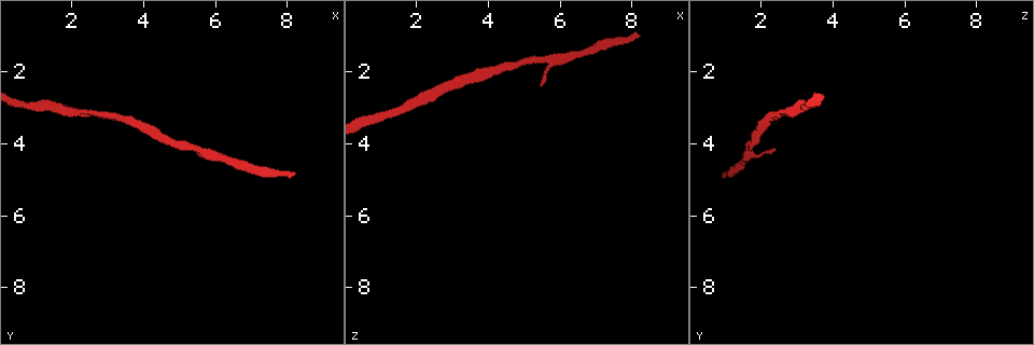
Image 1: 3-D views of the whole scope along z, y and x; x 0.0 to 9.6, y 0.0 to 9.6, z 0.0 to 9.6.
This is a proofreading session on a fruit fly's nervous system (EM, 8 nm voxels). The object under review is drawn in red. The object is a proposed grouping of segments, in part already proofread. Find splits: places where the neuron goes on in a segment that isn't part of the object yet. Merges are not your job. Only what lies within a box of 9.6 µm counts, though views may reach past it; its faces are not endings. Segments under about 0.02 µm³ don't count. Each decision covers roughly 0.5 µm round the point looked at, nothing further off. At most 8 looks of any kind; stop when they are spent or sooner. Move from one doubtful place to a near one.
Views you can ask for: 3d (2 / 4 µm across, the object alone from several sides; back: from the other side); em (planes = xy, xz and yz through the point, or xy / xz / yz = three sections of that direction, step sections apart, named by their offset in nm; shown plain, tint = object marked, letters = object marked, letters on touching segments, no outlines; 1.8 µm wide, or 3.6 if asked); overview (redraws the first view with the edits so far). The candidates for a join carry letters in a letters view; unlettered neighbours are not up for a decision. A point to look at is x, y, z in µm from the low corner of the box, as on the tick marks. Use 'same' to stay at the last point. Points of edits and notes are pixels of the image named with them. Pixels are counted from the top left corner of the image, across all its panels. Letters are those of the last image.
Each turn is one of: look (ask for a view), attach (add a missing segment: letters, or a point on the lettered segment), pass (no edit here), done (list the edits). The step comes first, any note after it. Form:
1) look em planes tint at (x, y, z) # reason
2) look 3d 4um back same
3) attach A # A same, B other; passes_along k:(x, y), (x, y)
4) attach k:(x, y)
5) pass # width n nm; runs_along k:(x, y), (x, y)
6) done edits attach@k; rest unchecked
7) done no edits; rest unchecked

look em planes tint at (5.45, 4.20, 2.35) # thin end

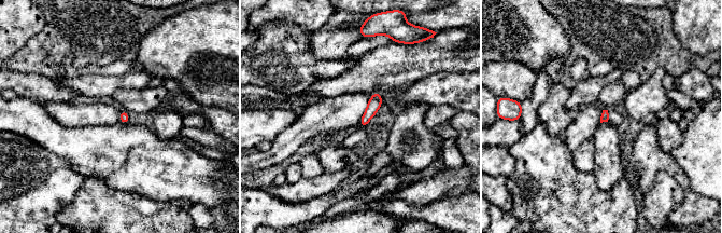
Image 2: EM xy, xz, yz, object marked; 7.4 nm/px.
look em planes letters same

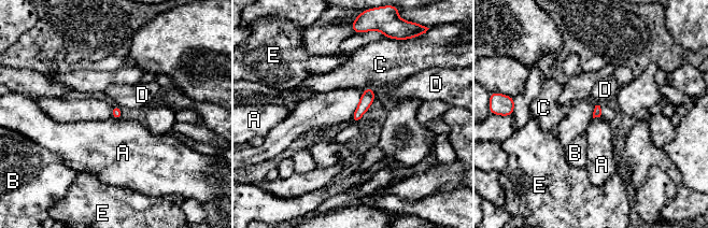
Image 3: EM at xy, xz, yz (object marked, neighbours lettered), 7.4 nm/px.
pass # A other, B other, C other, D other, E other; no lettered segment goes on from it

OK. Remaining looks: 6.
look 3d 2um at (8.25, 4.85, 0.95) # long arm stops here

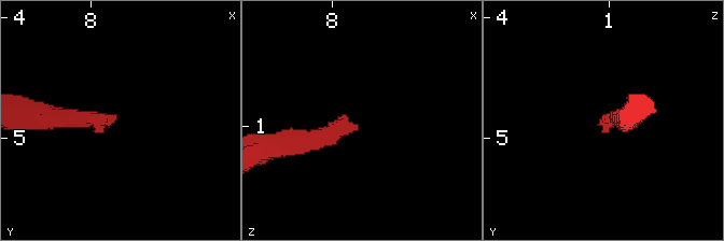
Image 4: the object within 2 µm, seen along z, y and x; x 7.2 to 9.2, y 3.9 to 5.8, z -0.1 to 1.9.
look em yz step 8 letters at (8.22, 4.82, 0.98) # shape alone is not enough

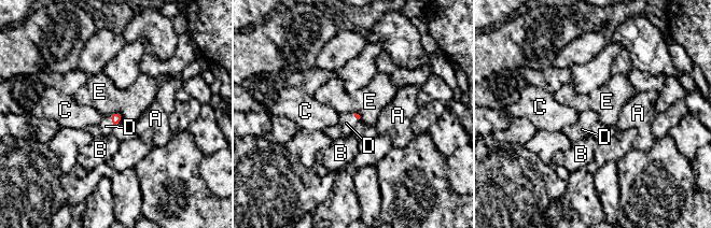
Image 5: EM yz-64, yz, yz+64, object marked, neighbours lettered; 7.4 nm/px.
look em planes letters same # another direction

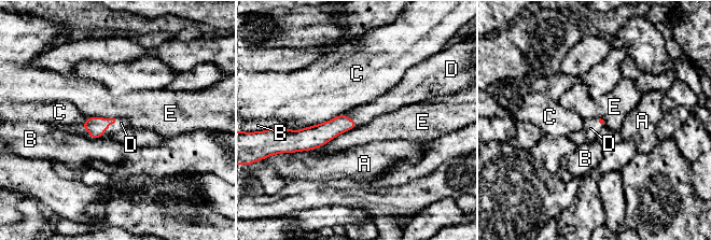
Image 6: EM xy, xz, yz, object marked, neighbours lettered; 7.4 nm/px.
attach D # A other, B other, C other, D same, E other; passes_along 6:(96, 126), (108, 126), (121, 123); it goes on there

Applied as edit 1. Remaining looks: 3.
look 3d 4um at (2.25, 3.10, 2.80) # sudden change in width

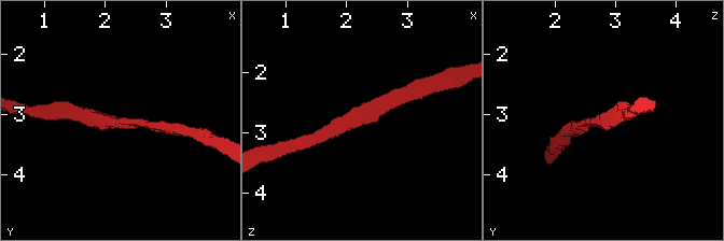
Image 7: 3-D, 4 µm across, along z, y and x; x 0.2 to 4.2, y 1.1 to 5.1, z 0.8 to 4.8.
look em xz step 4 tint at (2.30, 3.15, 2.80)

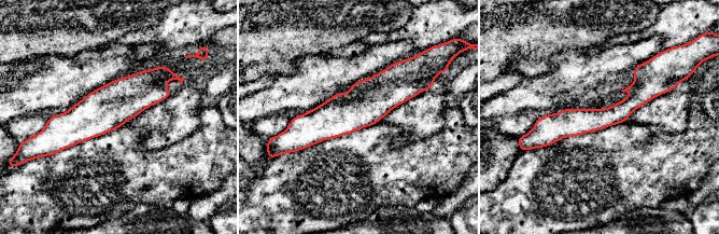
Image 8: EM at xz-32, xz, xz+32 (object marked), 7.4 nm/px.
look em planes letters same # another direction

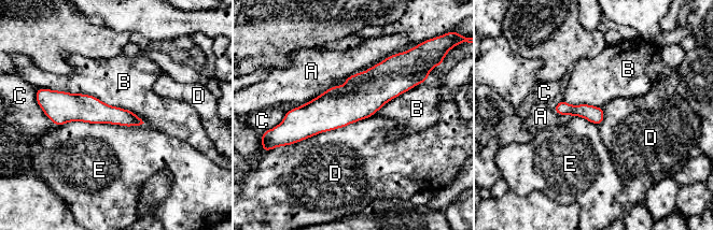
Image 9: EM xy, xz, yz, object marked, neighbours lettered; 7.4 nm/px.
pass # width 130 nm; A other, B other, C other, D other, E other; border 9:(42, 87), (93, 95), (144, 123); no lettered segment goes on from it

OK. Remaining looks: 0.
done edits attach@6; rest unchecked

